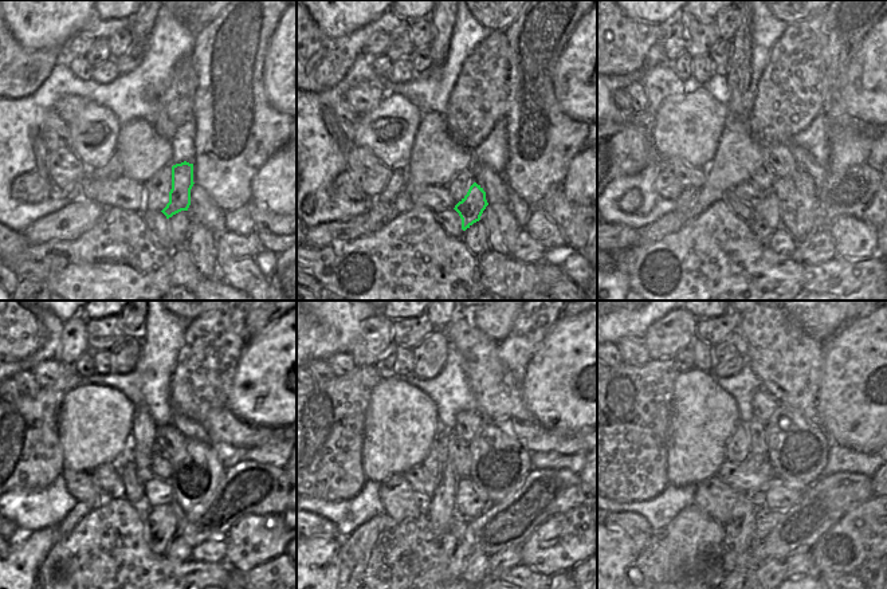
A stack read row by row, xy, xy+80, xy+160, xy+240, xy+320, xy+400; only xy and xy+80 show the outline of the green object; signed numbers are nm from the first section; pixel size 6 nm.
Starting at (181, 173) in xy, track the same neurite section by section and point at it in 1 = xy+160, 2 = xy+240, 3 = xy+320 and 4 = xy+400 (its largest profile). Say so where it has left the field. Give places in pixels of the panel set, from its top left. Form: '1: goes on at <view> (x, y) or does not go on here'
1: goes on at xy+160 (765, 219)
2: goes on at xy+240 (161, 522)
3: goes on at xy+320 (456, 548)
4: goes on at xy+400 (744, 573)

